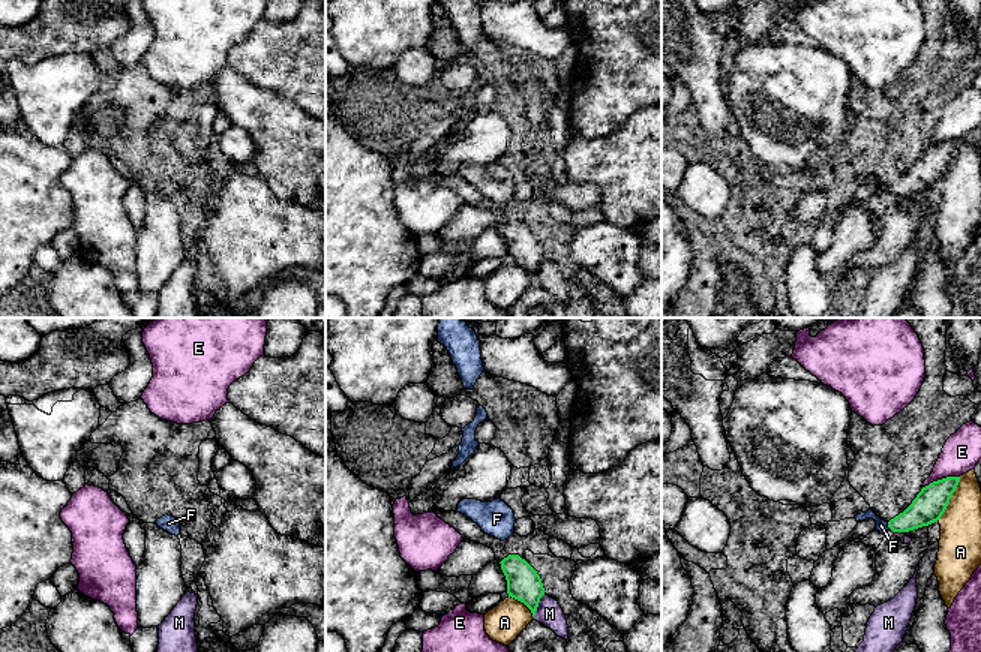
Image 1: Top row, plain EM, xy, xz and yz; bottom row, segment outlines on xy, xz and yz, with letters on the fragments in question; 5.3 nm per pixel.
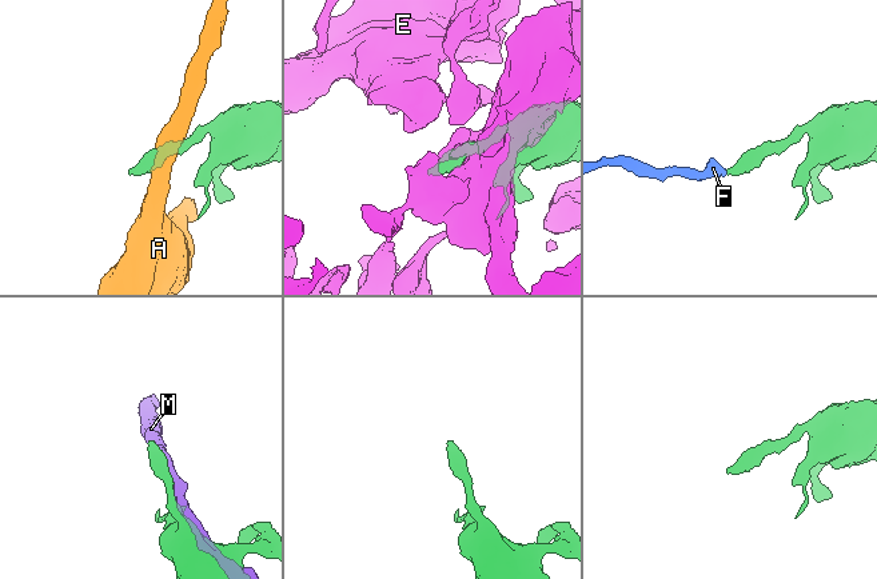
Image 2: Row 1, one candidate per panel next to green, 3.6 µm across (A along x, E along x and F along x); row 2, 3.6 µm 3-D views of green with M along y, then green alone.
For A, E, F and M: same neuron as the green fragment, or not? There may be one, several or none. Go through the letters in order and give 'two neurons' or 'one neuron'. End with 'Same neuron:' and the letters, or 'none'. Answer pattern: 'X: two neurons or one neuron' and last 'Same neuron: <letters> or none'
A: two neurons
E: two neurons
F: one neuron
M: two neurons
Same neuron: F

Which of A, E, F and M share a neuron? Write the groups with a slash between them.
A / E / F / M

